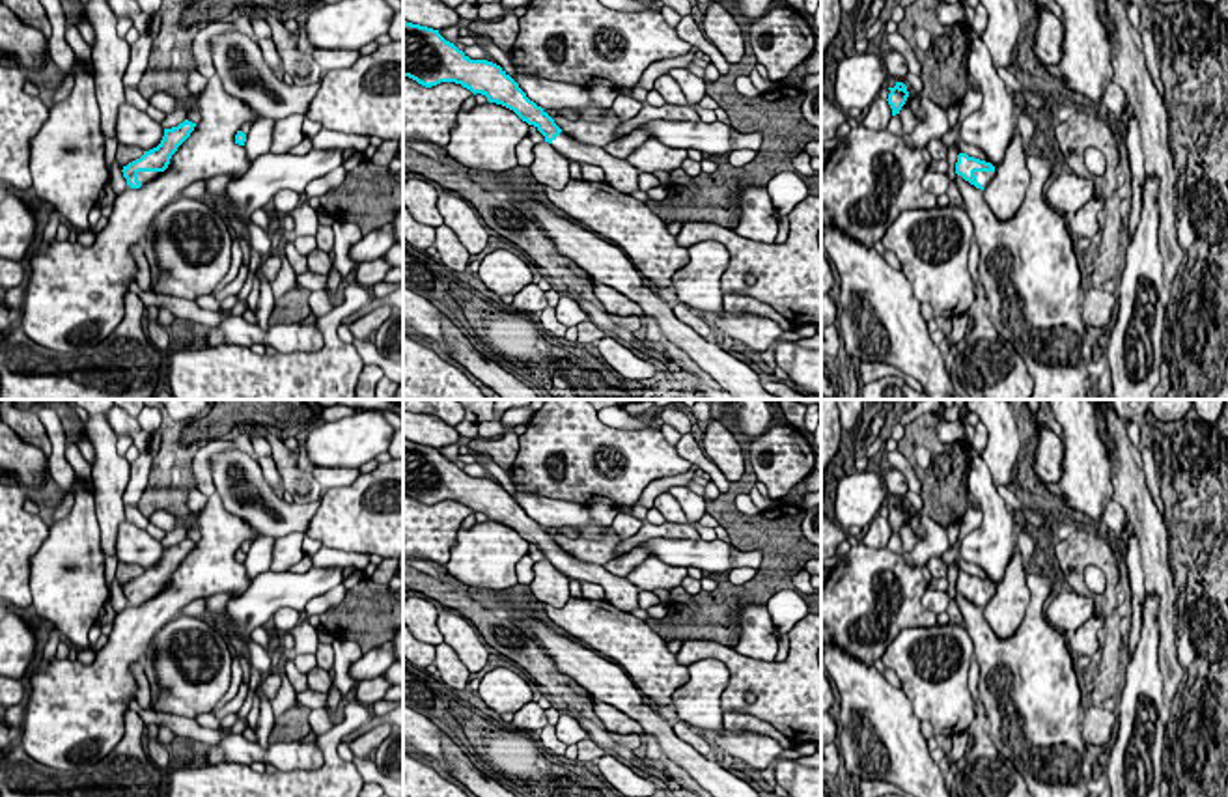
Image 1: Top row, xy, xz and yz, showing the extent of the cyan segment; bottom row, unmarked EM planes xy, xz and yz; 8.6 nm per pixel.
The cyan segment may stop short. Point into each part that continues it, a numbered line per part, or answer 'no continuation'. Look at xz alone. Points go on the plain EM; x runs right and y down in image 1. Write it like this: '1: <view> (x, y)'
1: xz (620, 592)

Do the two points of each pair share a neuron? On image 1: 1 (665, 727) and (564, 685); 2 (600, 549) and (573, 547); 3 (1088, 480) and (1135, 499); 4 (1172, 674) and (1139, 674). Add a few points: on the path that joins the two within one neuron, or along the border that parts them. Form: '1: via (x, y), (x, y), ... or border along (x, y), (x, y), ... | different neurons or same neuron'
1: border along (557, 671), (572, 676), (594, 699) | different neurons
2: via (594, 549), (579, 547) | same neuron
3: border along (1109, 463), (1113, 497) | different neurons
4: border along (1158, 631), (1158, 667), (1165, 697) | different neurons

